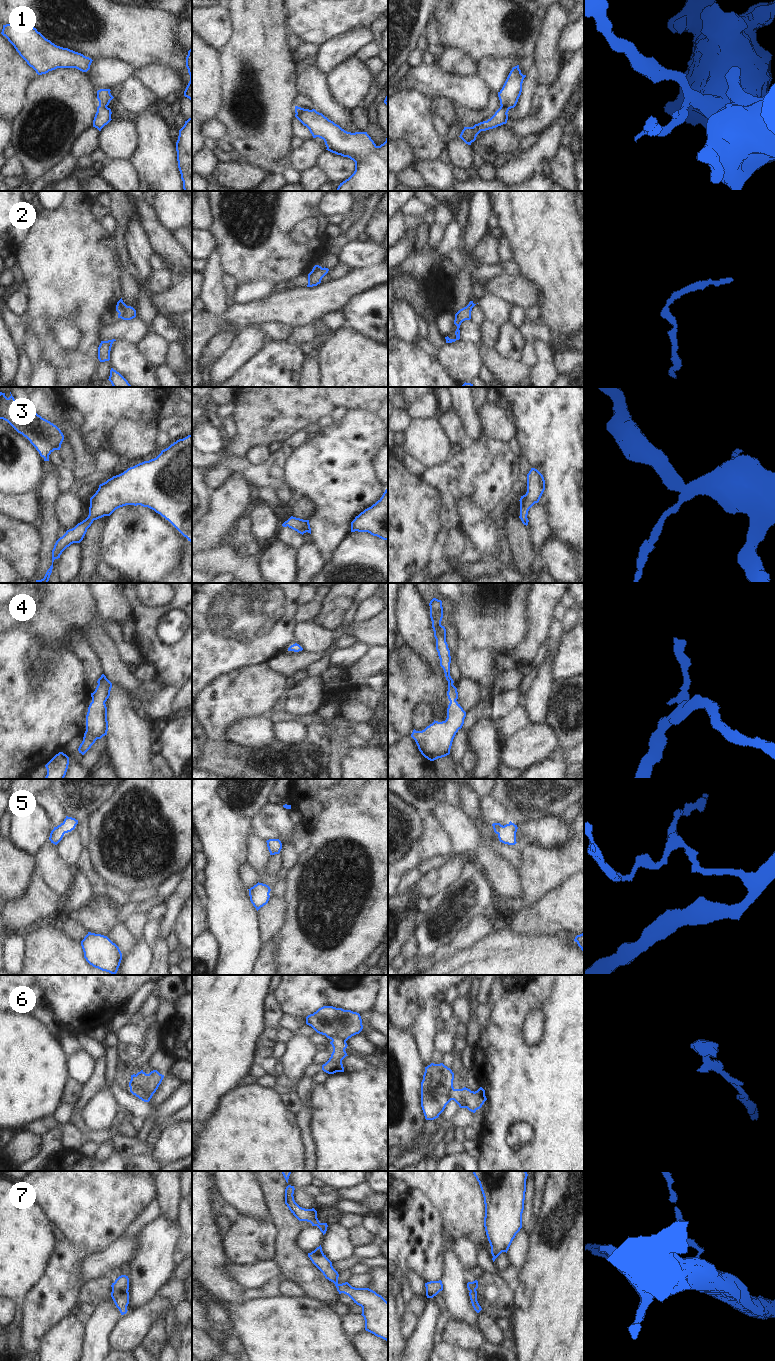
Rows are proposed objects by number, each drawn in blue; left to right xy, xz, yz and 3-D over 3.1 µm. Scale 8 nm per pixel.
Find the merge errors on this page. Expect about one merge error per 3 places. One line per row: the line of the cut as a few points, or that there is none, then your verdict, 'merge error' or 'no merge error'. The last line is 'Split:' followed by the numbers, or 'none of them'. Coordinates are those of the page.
1: cut in yz along (501, 105), (509, 108); merge error
2: no cut; no merge error
3: no cut; no merge error
4: no cut; no merge error
5: no cut; no merge error
6: cut in xz along (332, 1039), (339, 1038), (345, 1041); merge error
7: no cut; no merge error
Split: 1, 6

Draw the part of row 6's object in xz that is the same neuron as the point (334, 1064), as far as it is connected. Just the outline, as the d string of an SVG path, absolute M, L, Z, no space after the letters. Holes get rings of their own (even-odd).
M339 1038L333 1039L330 1044L333 1047L333 1052L329 1060L322 1065L322 1070L328 1074L334 1074L336 1072L344 1072L342 1060L348 1056L345 1049L347 1043Z

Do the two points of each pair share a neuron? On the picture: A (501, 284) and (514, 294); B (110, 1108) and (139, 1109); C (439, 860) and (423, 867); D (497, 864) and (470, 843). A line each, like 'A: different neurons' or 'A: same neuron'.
A: same neuron
B: different neurons
C: same neuron
D: different neurons

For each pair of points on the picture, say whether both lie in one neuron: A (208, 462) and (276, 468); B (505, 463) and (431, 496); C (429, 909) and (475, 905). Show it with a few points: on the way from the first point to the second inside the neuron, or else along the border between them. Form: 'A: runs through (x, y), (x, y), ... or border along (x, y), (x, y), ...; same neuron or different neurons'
A: runs through (225, 460), (239, 463), (248, 470), (259, 470); same neuron
B: border along (421, 477), (438, 491), (442, 501), (442, 515); different neurons
C: runs through (440, 909), (464, 909); same neuron

